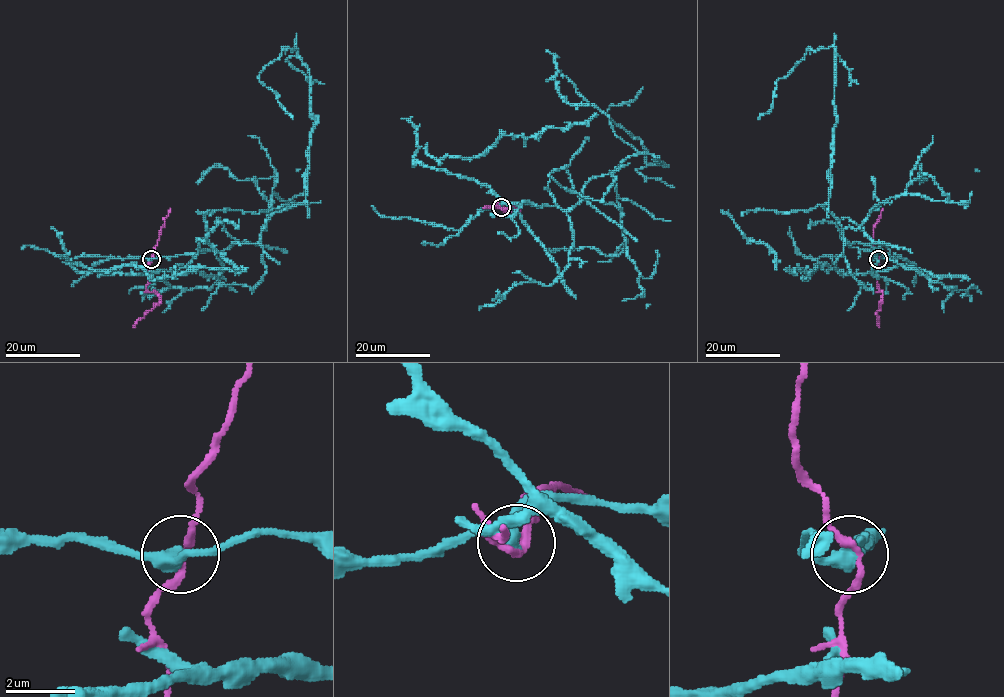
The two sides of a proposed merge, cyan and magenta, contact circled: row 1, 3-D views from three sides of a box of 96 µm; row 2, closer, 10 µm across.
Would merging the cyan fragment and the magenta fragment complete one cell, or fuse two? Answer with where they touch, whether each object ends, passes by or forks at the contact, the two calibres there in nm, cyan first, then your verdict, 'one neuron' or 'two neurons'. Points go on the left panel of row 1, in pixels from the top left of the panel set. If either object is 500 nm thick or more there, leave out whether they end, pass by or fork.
place (151, 259); cyan passes by; magenta passes by; calibres 400 and 200 nm; two neurons

